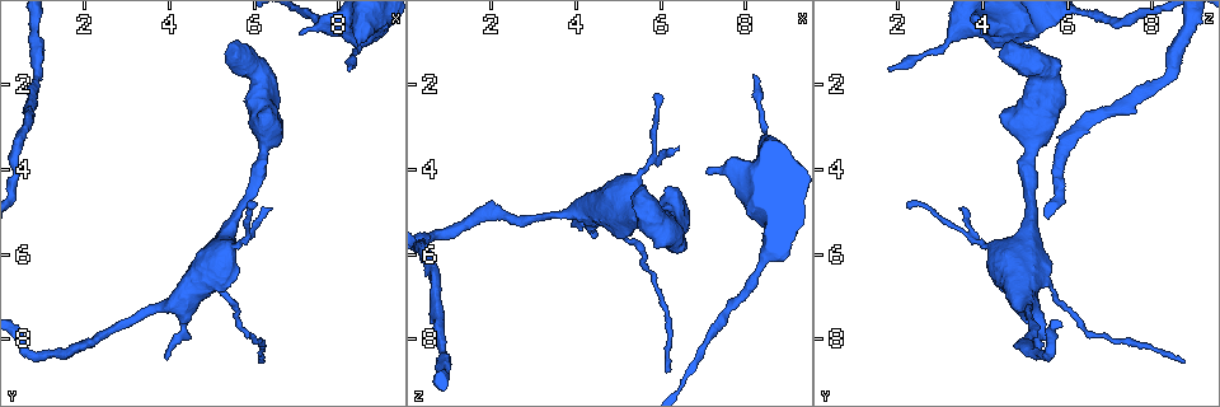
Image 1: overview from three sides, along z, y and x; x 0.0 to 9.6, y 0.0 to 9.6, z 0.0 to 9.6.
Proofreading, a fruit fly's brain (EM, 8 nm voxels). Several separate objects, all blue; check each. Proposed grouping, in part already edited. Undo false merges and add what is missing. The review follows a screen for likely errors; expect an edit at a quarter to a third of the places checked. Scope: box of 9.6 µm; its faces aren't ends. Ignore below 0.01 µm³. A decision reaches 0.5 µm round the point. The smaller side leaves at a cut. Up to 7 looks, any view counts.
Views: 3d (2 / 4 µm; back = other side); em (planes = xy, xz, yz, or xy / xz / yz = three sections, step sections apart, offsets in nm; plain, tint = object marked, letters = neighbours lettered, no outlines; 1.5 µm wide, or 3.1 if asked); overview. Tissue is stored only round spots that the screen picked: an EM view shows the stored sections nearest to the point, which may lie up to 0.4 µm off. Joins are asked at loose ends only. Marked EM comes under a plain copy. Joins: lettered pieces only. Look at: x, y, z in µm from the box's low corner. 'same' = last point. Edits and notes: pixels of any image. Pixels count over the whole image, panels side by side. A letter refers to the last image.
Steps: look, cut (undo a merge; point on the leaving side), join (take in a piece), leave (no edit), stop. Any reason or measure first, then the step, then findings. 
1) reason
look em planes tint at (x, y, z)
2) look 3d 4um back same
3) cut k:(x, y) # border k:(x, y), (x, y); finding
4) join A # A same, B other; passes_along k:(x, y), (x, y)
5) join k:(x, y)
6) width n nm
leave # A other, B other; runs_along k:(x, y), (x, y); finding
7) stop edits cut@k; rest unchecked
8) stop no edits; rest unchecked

an open end
look em planes letters at (6.00, 4.85, 2.15)

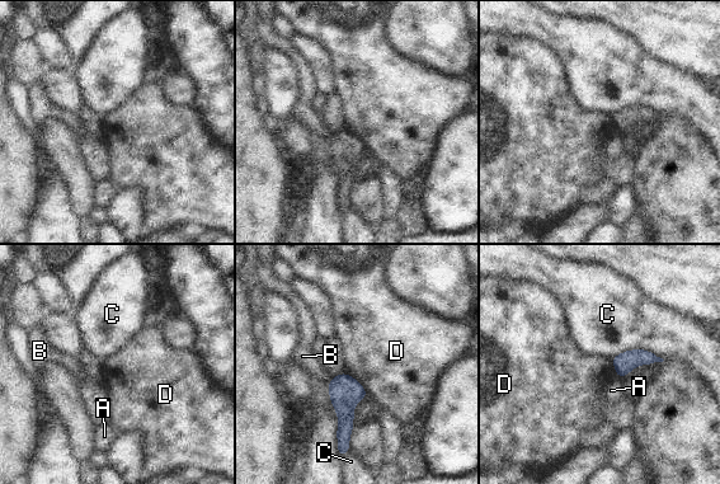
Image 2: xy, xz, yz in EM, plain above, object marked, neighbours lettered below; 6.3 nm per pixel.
leave # A other, B other, C other, D other; border 2:(347, 372), (367, 394); none of them fits

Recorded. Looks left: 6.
long arm stops here
look 3d 4um at (8.15, 1.65, 1.70)

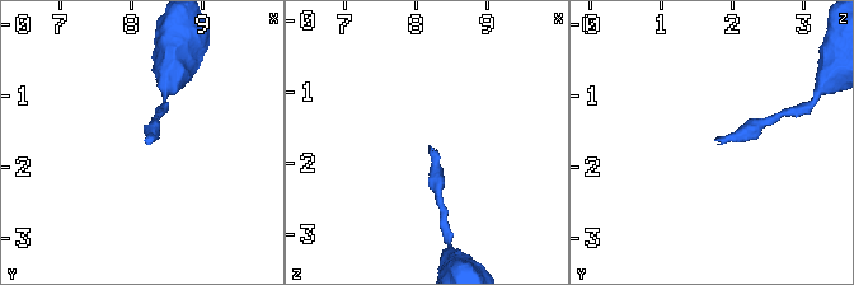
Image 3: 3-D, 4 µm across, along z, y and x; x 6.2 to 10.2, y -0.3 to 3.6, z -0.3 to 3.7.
now the EM
look em xy step 4 tint at (8.20, 1.60, 1.75)

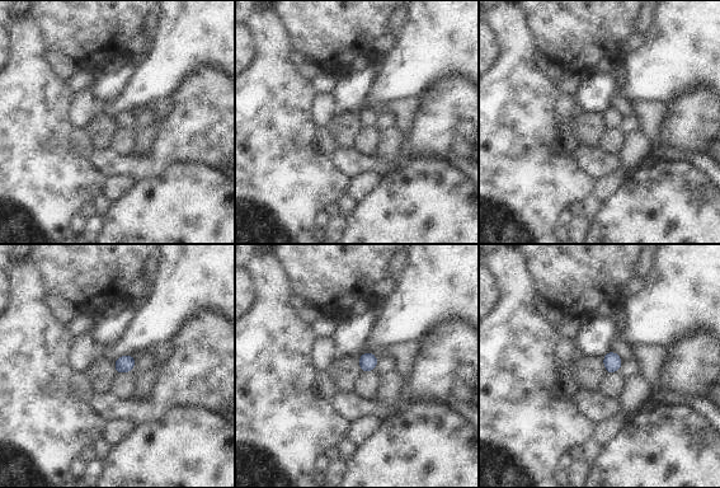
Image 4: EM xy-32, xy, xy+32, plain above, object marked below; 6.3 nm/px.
another direction
look em yz step 4 letters same

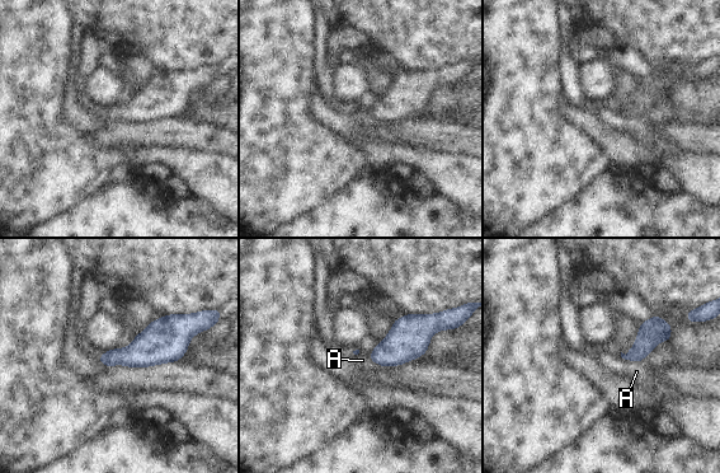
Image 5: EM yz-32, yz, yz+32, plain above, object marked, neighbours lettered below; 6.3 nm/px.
leave # A other; border 5:(366, 355), (377, 364), (395, 366); no lettered piece goes on from it

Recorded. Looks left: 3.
look 3d 2um at (7.10, 0.85, 4.10)

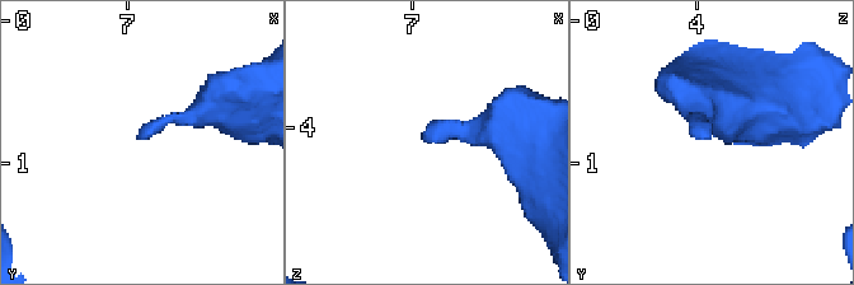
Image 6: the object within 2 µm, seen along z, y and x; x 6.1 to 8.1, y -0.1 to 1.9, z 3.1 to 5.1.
look em xz step 4 letters at (7.08, 0.80, 4.12)

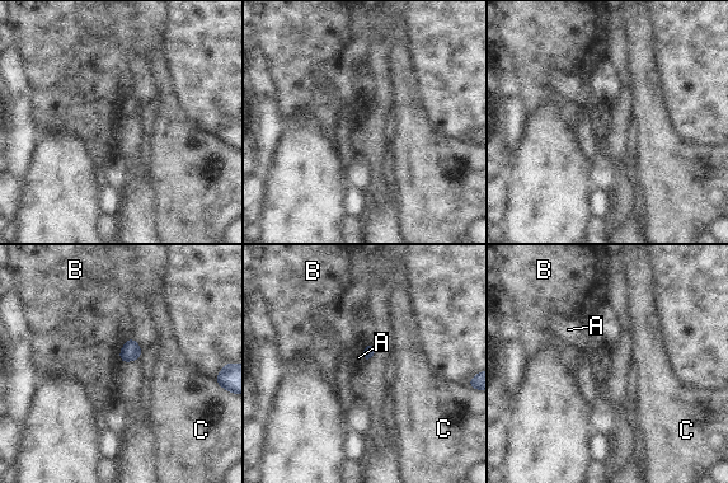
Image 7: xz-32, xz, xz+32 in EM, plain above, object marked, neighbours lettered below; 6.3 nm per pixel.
cut it another way
look em planes letters same

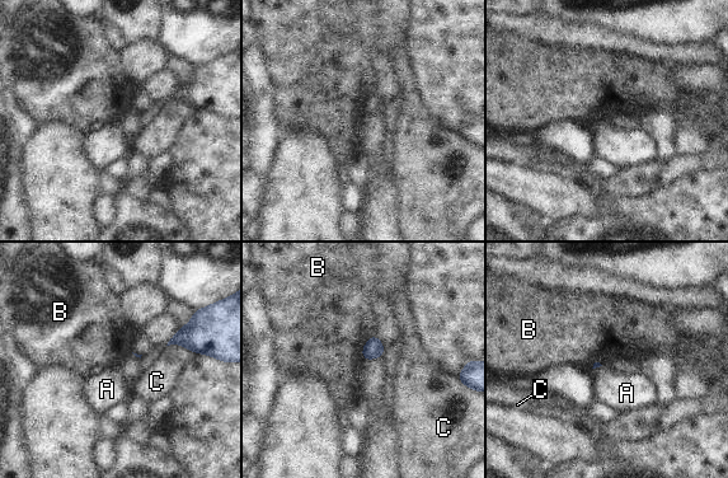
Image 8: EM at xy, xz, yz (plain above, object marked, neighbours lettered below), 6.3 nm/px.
longest_contact C 190 nm
leave # A other, B other, C other; no lettered piece goes on from it

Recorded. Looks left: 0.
stop no edits; rest unchecked

